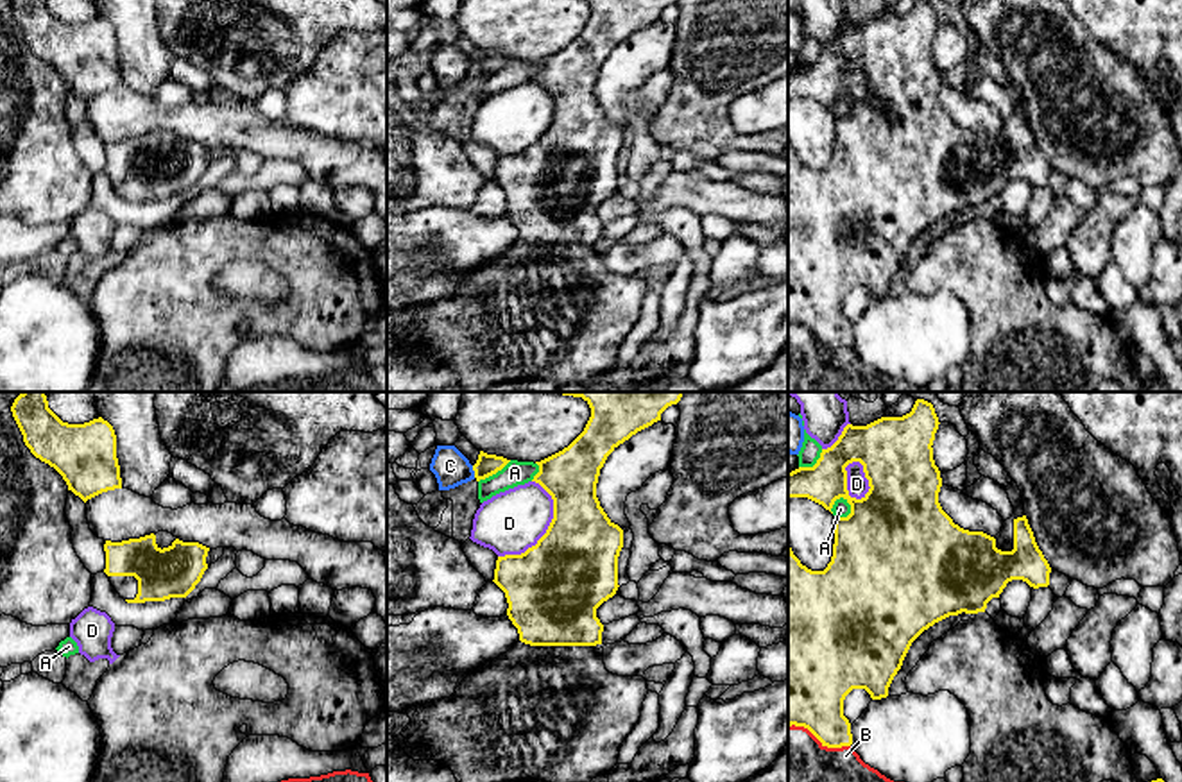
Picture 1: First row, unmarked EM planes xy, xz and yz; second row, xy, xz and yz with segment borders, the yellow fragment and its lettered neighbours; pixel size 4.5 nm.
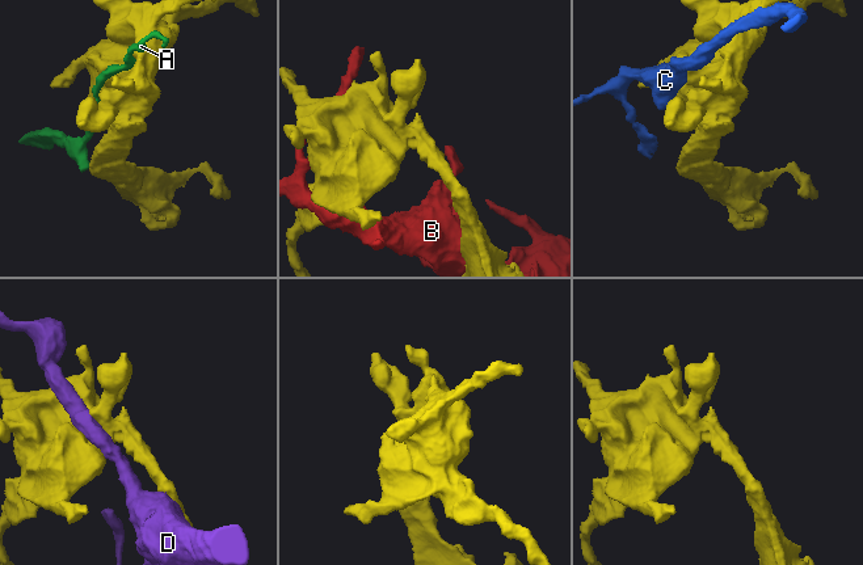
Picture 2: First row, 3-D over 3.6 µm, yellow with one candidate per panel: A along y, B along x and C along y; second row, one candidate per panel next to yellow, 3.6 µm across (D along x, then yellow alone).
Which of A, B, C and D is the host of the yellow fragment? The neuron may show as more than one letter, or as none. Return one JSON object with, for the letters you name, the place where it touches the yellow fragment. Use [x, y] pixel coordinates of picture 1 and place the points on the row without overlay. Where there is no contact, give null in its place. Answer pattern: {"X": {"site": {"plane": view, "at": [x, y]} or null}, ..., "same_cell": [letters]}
{"same_cell": []}

